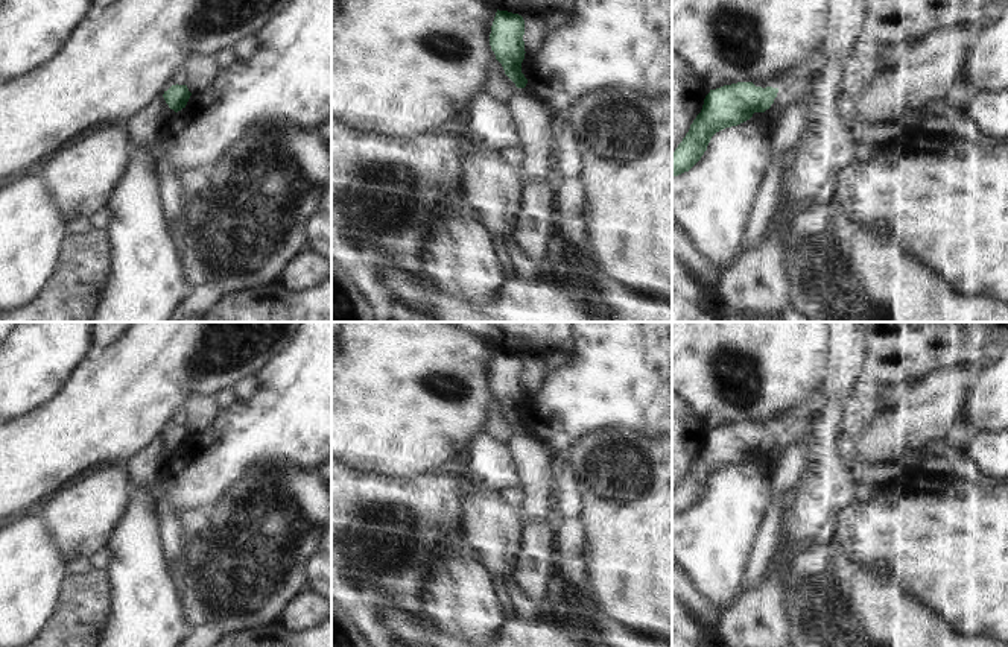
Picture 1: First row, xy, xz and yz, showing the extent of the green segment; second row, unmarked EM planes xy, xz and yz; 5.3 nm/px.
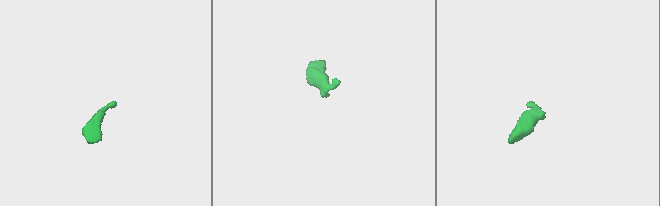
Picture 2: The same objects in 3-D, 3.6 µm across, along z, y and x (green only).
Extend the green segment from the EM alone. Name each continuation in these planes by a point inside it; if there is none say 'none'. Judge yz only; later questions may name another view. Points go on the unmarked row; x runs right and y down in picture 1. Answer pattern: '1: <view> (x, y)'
none

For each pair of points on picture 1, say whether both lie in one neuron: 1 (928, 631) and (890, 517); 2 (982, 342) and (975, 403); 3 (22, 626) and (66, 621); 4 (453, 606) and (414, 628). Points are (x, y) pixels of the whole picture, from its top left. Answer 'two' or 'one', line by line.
1: two
2: two
3: two
4: two

